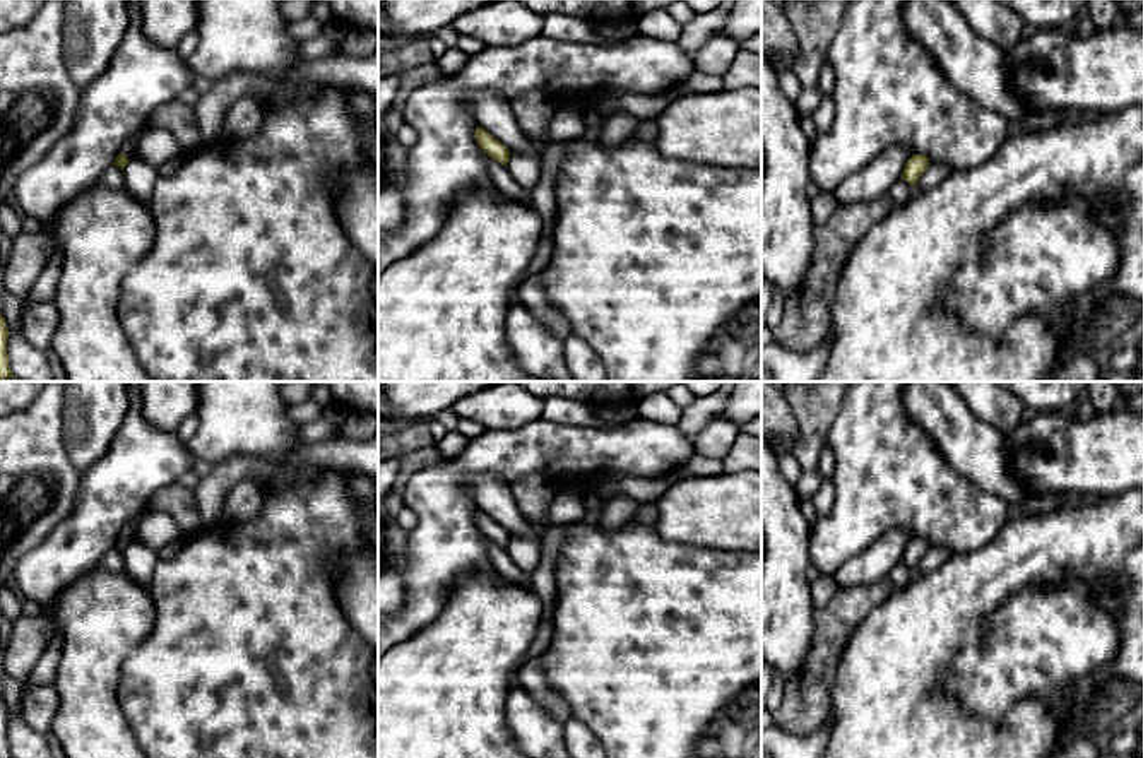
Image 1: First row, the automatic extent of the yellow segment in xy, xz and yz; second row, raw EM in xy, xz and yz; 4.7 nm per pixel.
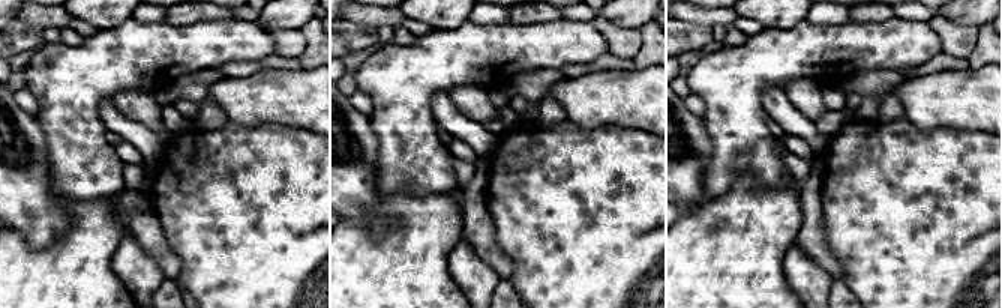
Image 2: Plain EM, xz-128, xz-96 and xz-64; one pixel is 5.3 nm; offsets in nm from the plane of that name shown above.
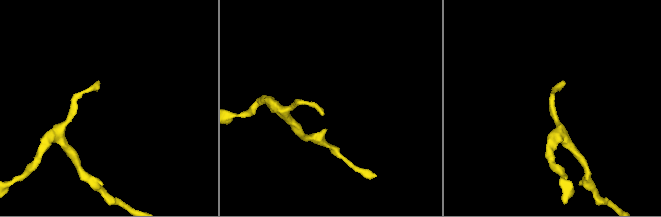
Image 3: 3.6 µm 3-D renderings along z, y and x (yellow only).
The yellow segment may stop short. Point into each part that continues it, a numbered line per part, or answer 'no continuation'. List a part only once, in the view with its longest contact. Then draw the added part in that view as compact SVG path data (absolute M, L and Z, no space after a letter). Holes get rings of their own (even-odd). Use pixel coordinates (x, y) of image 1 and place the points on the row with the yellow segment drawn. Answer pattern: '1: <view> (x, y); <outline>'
1: xy (129, 146); M144 123L137 132L133 132L123 144L121 147L121 154L127 157L127 159L132 159L133 157L133 149L135 149L135 144L139 140L139 137L149 130L151 127L147 123Z

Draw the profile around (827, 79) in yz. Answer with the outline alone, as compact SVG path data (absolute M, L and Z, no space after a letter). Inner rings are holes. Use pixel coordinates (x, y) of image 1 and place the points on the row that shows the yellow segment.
M826 62L823 65L820 80L818 80L818 87L821 91L821 96L833 96L835 91L835 70L833 65L830 62Z

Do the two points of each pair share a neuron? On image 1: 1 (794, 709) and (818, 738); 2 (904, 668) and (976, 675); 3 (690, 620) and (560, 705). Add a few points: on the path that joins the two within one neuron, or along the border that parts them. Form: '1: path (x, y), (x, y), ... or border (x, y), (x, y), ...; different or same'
1: border (829, 716), (813, 733), (803, 736), (779, 728); different
2: border (976, 642), (953, 656), (945, 683), (964, 709); different
3: border (543, 666), (546, 681), (568, 704), (572, 716); different

